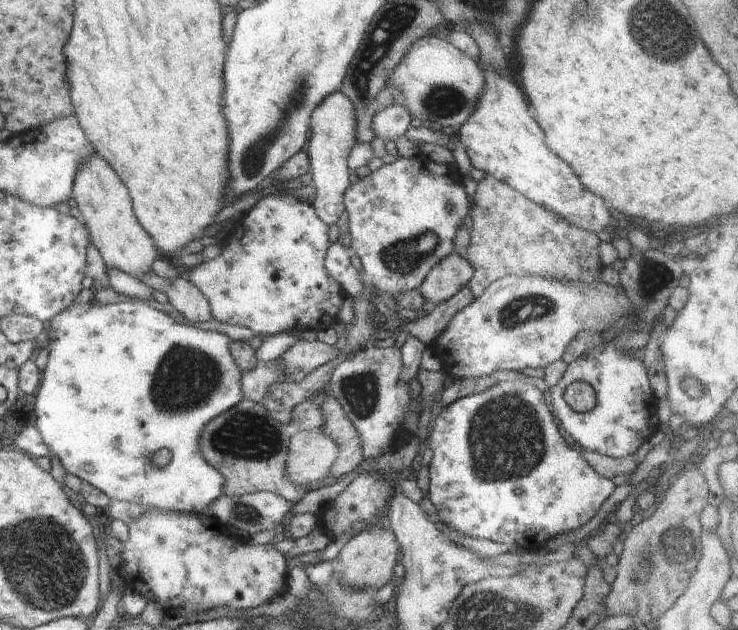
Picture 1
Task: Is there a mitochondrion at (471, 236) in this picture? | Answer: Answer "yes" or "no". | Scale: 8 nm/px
no

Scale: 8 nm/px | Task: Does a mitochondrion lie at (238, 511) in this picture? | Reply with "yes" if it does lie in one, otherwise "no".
yes

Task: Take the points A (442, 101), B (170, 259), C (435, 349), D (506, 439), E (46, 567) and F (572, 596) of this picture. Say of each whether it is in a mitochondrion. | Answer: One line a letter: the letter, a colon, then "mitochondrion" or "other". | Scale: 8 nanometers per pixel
A: mitochondrion
B: other
C: other
D: mitochondrion
E: mitochondrion
F: other

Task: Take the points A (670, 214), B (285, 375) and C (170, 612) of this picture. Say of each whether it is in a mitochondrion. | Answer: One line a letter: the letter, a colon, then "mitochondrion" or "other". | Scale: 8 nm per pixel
A: other
B: mitochondrion
C: other

